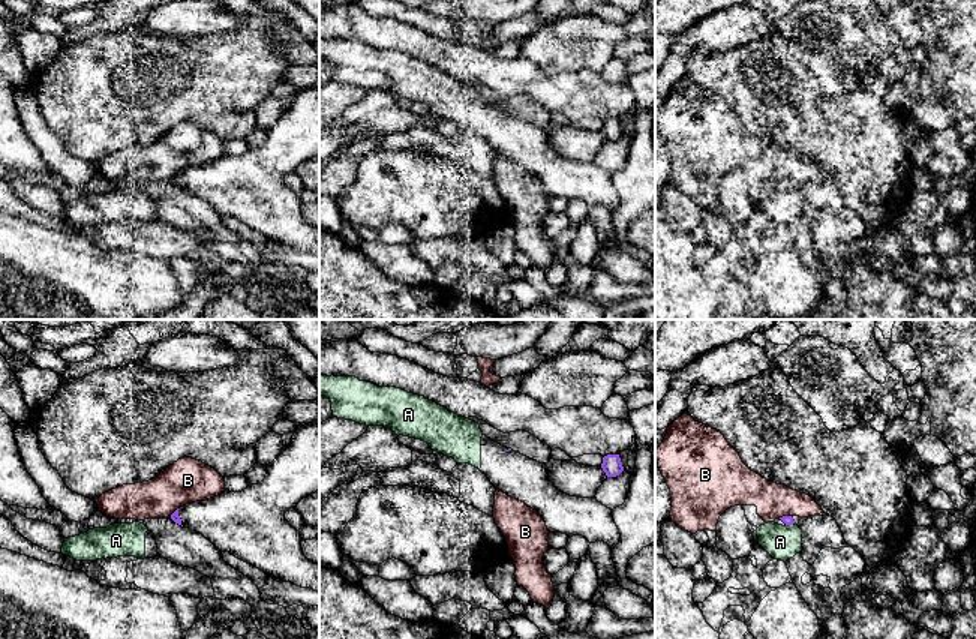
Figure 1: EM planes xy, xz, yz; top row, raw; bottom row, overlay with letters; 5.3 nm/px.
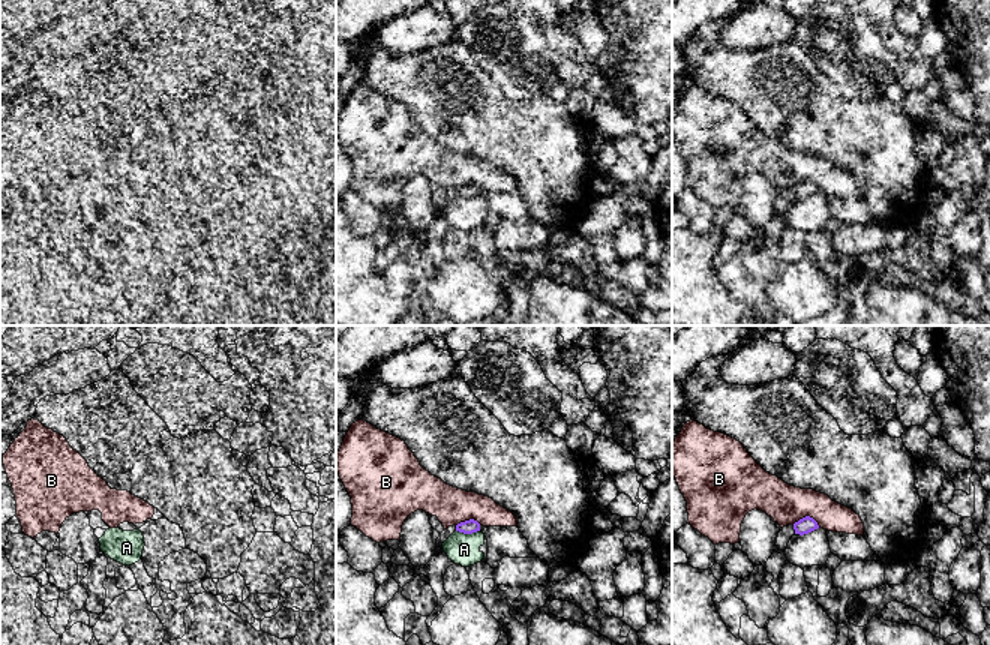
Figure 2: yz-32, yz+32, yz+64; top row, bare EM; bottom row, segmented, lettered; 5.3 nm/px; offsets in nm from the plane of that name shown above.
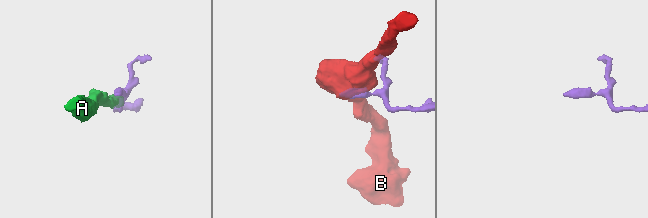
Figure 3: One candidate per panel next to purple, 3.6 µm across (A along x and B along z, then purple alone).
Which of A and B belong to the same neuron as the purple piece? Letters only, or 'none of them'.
none of them

